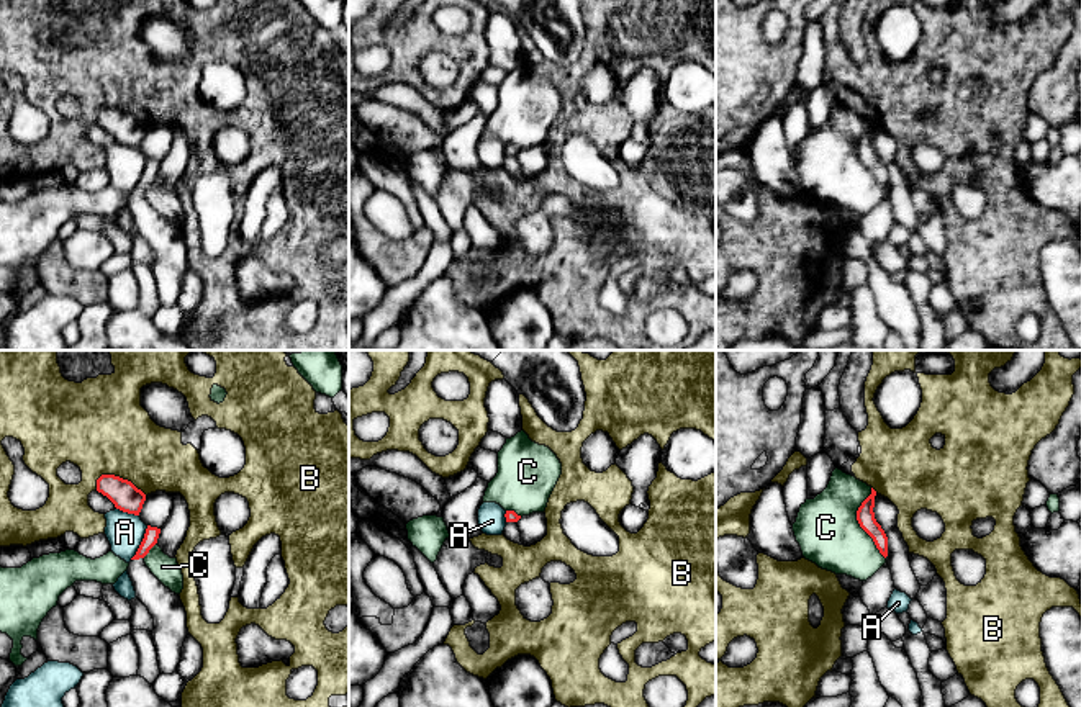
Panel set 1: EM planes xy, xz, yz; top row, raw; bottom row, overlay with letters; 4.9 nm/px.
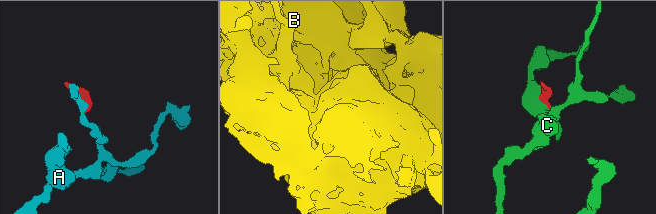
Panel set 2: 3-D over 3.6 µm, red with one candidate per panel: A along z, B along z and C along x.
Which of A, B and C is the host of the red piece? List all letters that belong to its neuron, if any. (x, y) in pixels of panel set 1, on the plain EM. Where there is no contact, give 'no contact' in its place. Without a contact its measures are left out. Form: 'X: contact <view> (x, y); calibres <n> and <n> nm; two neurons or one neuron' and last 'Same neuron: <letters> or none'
A: contact xy (141, 175); calibres 70 and 190 nm; two neurons
B: contact xy (122, 112); calibres 140 and 440 nm; two neurons
C: contact yz (859, 156); calibres 90 and 300 nm; two neurons
Same neuron: none

